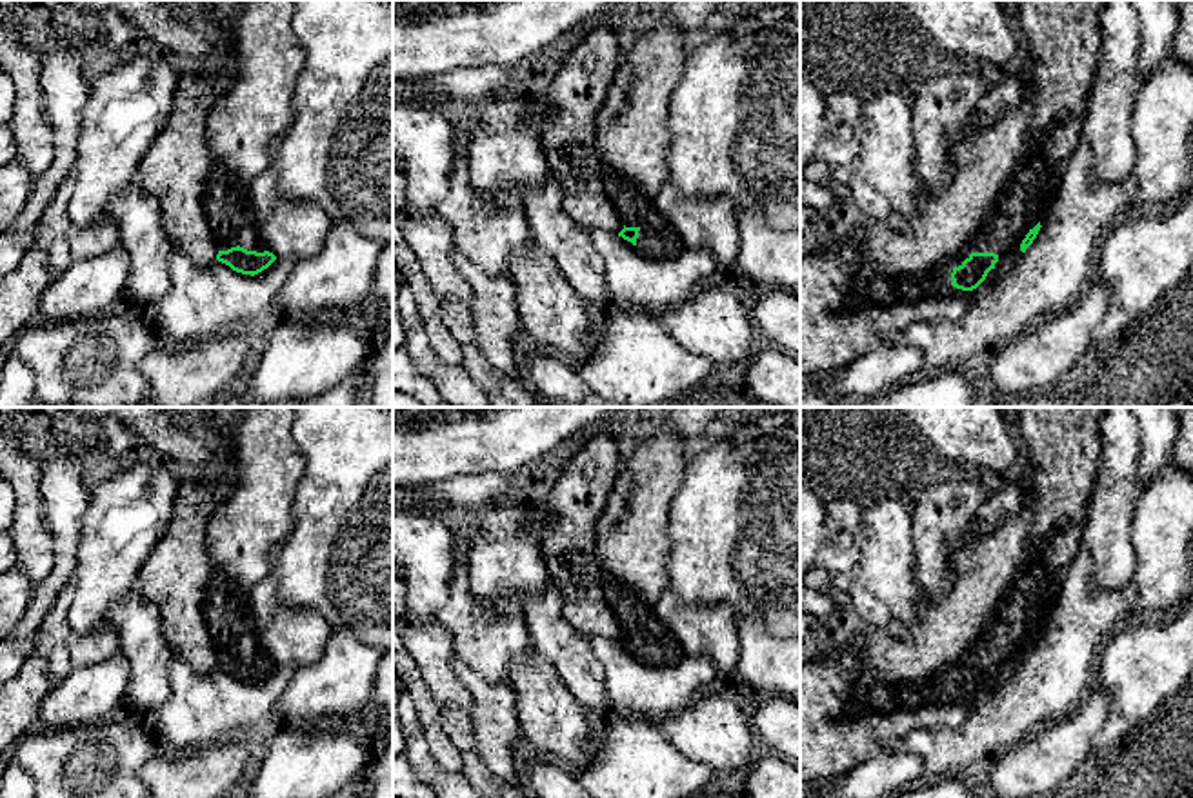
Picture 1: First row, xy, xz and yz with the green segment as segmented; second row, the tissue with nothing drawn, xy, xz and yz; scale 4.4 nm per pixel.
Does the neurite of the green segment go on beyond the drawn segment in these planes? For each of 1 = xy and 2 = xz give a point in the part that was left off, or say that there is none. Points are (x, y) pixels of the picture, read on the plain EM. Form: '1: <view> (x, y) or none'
1: xy (224, 611)
2: none

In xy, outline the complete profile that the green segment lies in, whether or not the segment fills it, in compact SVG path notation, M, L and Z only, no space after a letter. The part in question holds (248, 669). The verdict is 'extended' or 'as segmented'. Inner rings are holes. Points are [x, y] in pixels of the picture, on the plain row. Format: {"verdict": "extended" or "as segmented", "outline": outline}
{"verdict": "extended", "outline": "M215 585L204 602L204 618L215 642L218 669L255 683L276 667L269 658L247 658L236 651L240 623L247 620L247 603L240 594Z"}

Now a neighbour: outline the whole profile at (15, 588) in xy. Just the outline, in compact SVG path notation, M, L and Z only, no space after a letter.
M18 565L0 574L0 689L33 653L35 638L15 634L33 593L35 585Z

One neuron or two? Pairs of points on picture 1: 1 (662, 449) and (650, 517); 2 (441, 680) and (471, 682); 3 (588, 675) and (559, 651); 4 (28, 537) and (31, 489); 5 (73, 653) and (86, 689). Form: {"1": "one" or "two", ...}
{"1": "one", "2": "two", "3": "one", "4": "one", "5": "two"}

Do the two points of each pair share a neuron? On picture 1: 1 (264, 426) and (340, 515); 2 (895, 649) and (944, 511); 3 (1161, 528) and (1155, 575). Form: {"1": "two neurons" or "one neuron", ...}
{"1": "two neurons", "2": "one neuron", "3": "one neuron"}

